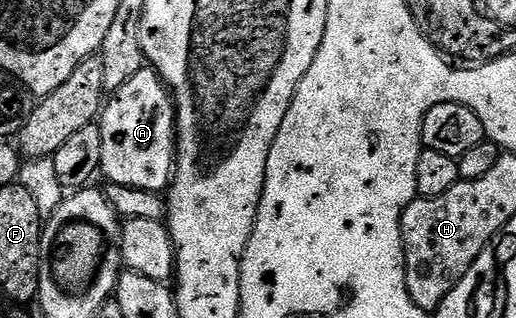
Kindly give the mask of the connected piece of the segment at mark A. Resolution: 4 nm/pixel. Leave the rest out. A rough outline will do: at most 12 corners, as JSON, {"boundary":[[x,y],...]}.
{"boundary":[[155,70],[105,101],[100,174],[167,191],[176,103]]}

